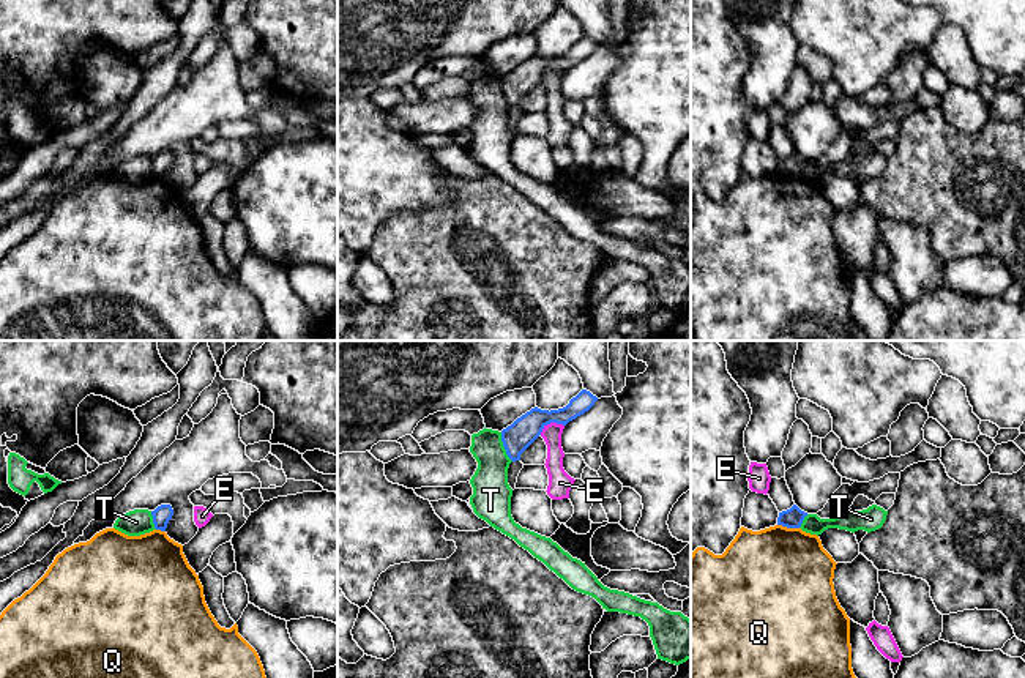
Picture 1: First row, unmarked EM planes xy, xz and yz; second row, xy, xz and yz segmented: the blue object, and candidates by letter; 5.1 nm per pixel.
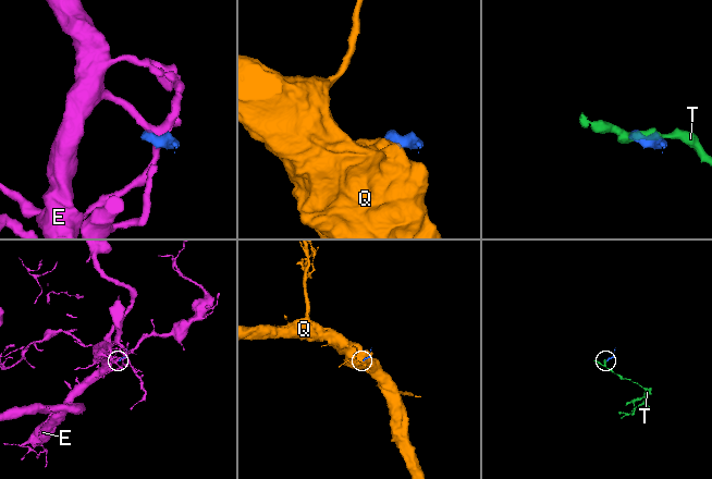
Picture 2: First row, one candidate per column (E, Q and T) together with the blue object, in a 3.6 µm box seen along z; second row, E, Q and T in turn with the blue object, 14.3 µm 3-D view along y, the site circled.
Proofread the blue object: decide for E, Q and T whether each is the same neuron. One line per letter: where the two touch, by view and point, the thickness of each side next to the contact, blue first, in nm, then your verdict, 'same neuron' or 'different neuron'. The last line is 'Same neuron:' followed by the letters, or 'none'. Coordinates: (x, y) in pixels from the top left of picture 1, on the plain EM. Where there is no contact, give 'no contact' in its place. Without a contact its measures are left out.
E: contact xz (551, 68); calibres 150 and 100 nm; different neuron
Q: contact yz (789, 174); calibres 100 and 500 nm; same neuron
T: contact xz (503, 92); calibres 150 and 190 nm; different neuron
Same neuron: Q

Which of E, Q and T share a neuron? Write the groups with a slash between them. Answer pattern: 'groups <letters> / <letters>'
groups E / Q / T

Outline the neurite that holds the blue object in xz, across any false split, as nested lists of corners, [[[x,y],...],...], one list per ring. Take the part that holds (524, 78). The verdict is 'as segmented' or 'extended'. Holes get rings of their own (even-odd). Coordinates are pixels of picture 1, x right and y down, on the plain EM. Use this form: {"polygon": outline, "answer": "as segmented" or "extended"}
{"polygon": [[[582,36],[563,55],[550,58],[538,54],[531,55],[501,77],[501,88],[508,104],[512,109],[520,107],[520,101],[541,82],[547,71],[557,69],[566,73],[569,68],[588,58],[596,47],[596,43]]], "answer": "as segmented"}

